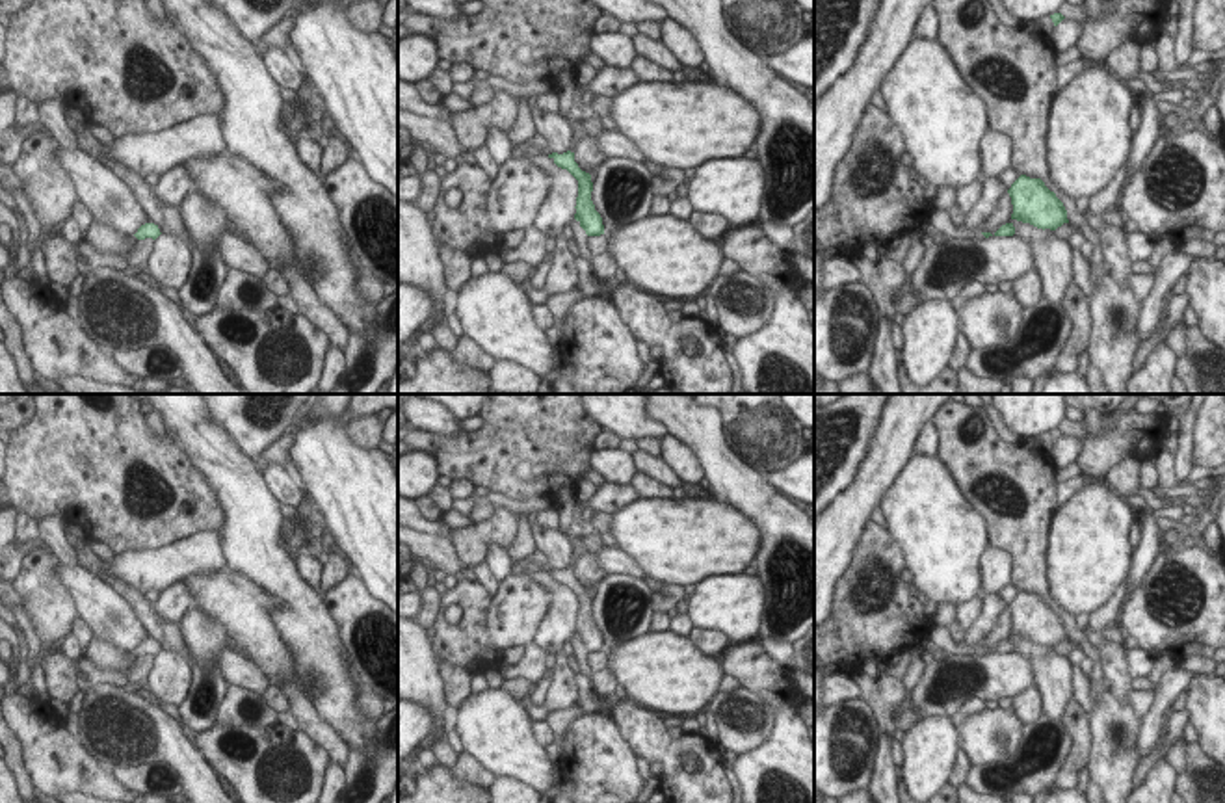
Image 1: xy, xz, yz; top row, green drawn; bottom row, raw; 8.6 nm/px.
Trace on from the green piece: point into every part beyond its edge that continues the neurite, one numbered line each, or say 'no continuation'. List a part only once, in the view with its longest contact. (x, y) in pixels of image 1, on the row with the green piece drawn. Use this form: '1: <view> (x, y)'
1: yz (941, 222)

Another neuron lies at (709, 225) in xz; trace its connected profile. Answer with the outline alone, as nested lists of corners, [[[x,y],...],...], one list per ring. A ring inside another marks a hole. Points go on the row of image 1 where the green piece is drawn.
[[[693,210],[688,223],[705,240],[714,240],[729,230],[729,221],[721,214]]]

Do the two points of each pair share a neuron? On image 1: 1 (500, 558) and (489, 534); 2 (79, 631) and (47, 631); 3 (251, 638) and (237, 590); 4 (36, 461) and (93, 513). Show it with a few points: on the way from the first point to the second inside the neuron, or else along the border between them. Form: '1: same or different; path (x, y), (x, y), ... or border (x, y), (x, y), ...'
1: different; border (506, 549), (491, 545), (484, 560)
2: different; border (77, 616), (69, 632)
3: same; path (250, 627), (237, 601)
4: same; path (51, 471), (79, 499)

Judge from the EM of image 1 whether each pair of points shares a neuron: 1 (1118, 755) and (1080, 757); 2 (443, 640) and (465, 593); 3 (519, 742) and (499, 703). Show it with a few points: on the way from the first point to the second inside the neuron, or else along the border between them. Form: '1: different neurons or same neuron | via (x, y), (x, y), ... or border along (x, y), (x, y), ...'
1: different neurons | border along (1090, 716), (1092, 746), (1086, 766)
2: same neuron | via (456, 632), (469, 619), (469, 606)
3: same neuron | via (510, 733), (499, 722), (499, 712)

